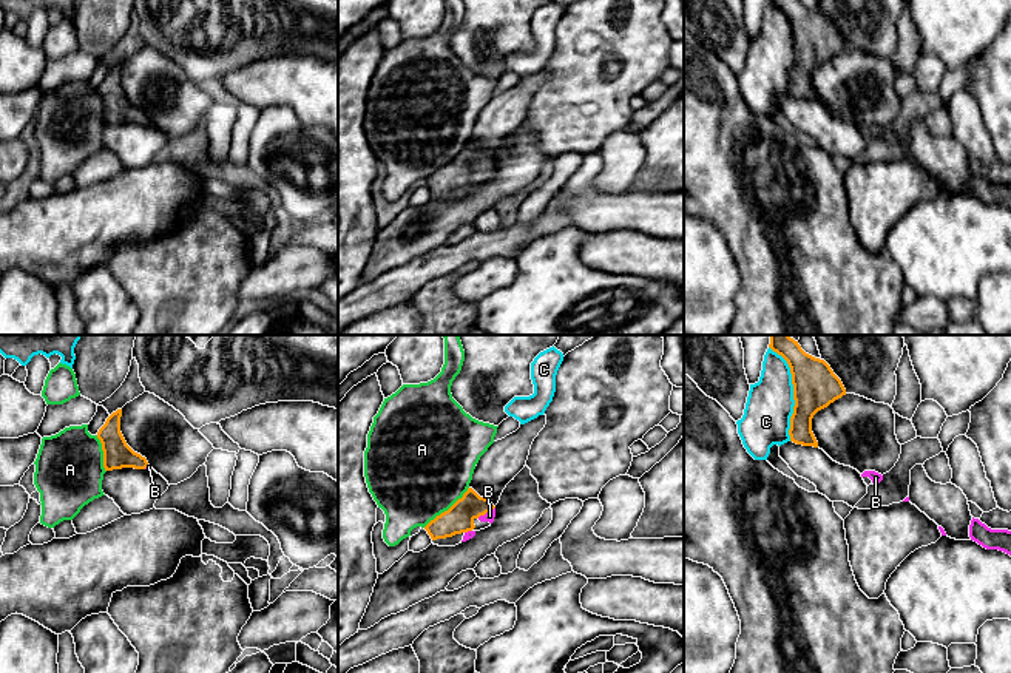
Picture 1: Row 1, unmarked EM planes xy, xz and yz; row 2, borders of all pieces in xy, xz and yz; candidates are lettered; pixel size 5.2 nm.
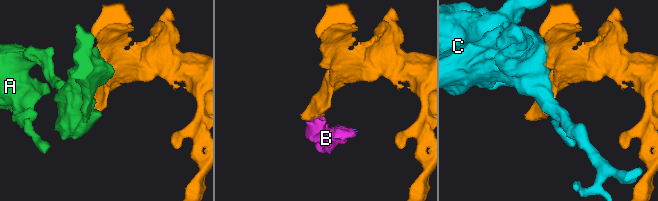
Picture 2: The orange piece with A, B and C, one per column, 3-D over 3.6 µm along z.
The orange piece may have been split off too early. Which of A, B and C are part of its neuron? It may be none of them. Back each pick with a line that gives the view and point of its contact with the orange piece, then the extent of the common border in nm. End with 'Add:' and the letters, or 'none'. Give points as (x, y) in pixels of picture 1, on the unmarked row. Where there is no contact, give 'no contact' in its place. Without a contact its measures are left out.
B: xz (485, 167) | 110 nm
Add: B

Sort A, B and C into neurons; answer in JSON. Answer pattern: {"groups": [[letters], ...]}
{"groups": [["A"], ["B"], ["C"]]}

